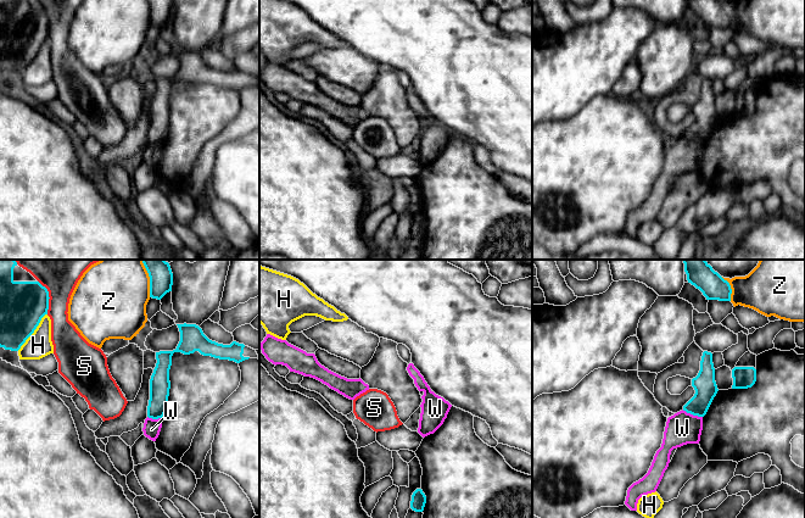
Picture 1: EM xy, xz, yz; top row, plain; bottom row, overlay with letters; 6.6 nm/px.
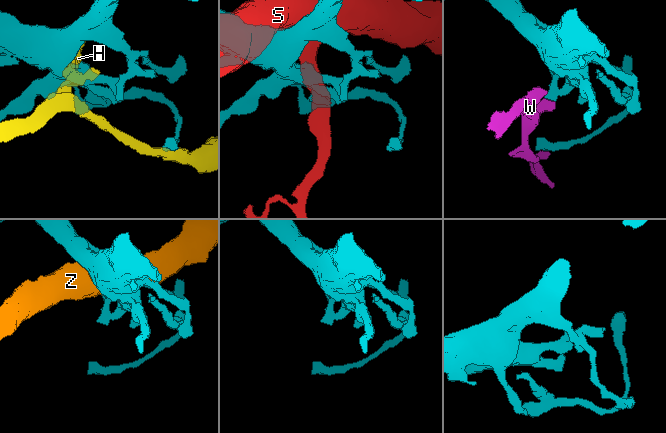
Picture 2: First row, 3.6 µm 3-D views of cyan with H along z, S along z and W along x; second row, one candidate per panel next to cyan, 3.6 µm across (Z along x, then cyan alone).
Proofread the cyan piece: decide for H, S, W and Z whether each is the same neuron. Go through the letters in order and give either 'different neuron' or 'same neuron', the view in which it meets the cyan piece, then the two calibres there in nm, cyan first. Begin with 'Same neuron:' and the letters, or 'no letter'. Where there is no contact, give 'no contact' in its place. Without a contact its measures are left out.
Same neuron: no letter
H: different neuron | xy | 300/170 nm
S: different neuron | xy | 300/360 nm
W: different neuron | yz | 150/220 nm
Z: different neuron | yz | 170/320 nm

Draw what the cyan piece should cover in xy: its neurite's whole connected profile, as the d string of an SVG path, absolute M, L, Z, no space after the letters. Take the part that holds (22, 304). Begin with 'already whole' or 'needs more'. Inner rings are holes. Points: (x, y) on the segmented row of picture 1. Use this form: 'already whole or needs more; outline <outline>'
already whole; outline M0 260L0 347L18 351L47 314L49 291L39 282L15 282L15 260Z

